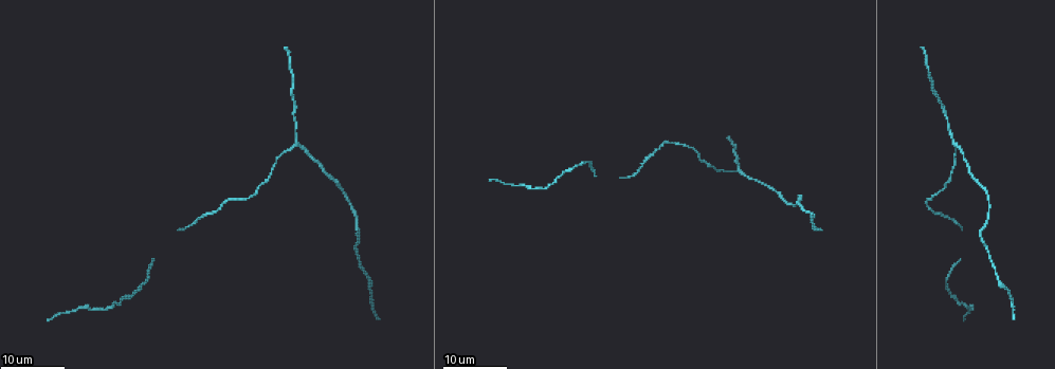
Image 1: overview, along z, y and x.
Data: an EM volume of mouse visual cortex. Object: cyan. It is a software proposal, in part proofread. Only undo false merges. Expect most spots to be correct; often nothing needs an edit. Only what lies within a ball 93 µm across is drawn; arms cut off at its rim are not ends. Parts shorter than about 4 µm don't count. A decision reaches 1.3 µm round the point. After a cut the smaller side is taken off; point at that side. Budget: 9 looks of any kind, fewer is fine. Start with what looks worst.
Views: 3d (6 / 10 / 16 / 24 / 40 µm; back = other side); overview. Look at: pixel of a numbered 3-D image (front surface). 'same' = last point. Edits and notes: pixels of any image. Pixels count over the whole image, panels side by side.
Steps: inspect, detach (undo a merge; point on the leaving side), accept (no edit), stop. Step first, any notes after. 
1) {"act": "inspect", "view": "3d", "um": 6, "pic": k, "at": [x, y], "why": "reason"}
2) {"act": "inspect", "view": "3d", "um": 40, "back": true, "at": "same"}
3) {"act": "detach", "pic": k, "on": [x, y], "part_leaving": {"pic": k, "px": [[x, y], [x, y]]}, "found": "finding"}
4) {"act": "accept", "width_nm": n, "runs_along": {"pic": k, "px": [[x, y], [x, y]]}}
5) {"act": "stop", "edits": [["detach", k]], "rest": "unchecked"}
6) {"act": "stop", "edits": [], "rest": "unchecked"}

{"act": "inspect", "view": "3d", "um": 16, "pic": 1, "at": [535, 190], "why": "calibre changes"}

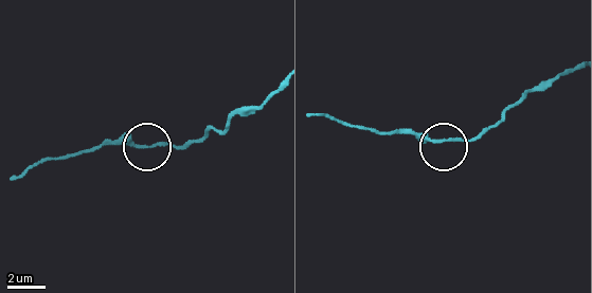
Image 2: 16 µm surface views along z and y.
{"act": "inspect", "view": "3d", "um": 6, "pic": 2, "at": [438, 141]}

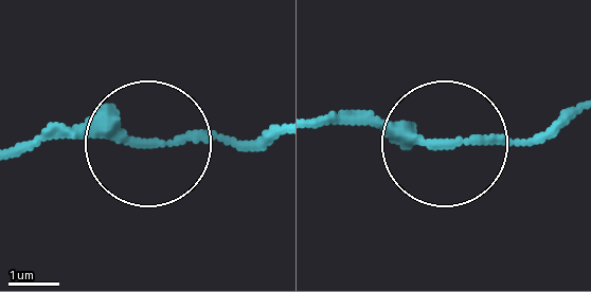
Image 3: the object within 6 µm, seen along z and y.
{"act": "accept", "found": "continuous, no second neuron"}

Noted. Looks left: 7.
{"act": "inspect", "view": "3d", "um": 24, "pic": 1, "at": [145, 284], "why": "sudden change in width"}

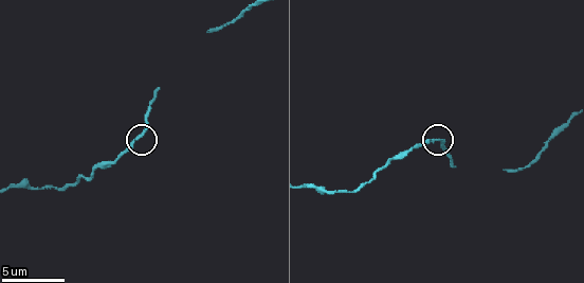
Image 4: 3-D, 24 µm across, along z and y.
{"act": "inspect", "view": "3d", "um": 6, "pic": 4, "at": [141, 134]}

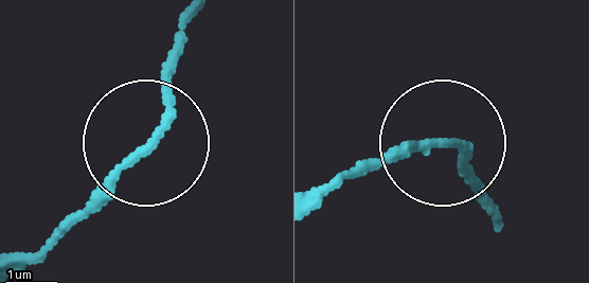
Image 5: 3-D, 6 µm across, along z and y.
{"act": "accept", "found": "all the same neuron"}

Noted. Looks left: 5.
{"act": "inspect", "view": "3d", "um": 16, "pic": 4, "at": [550, 136], "why": "calibre changes"}

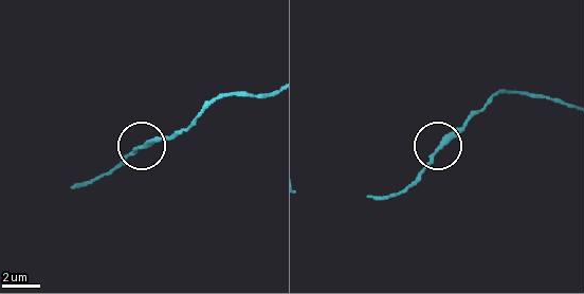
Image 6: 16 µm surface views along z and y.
{"act": "inspect", "view": "3d", "um": 6, "pic": 6, "at": [442, 148], "why": "closer look"}

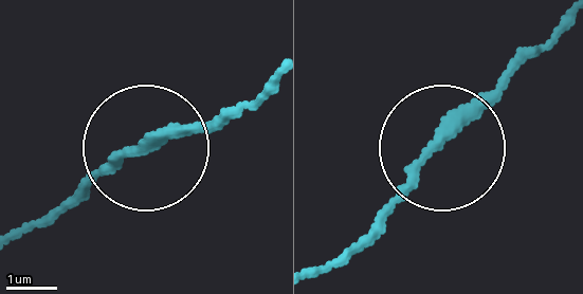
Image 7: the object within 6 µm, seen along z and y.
{"act": "accept", "runs_along": {"pic": 7, "px": [[269, 81], [231, 115], [180, 124], [71, 203]]}, "found": "all the same neuron"}

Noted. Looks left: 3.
{"act": "inspect", "view": "3d", "um": 24, "pic": 1, "at": [812, 219], "why": "calibre changes"}

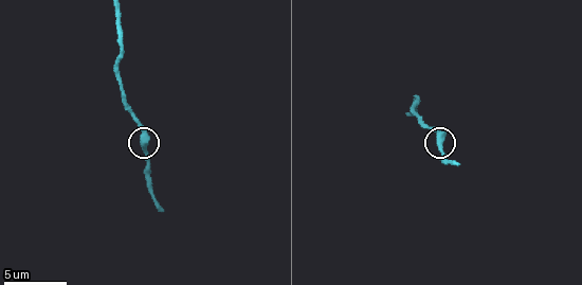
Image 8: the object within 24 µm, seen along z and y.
{"act": "inspect", "view": "3d", "um": 10, "pic": 8, "at": [440, 146]}

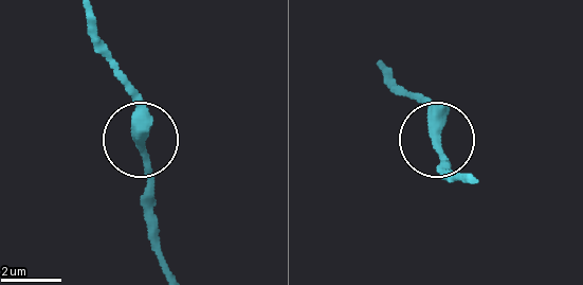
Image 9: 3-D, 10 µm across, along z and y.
{"act": "accept", "found": "one neuron here"}

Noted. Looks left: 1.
{"act": "stop", "edits": [], "rest": "unchecked"}

